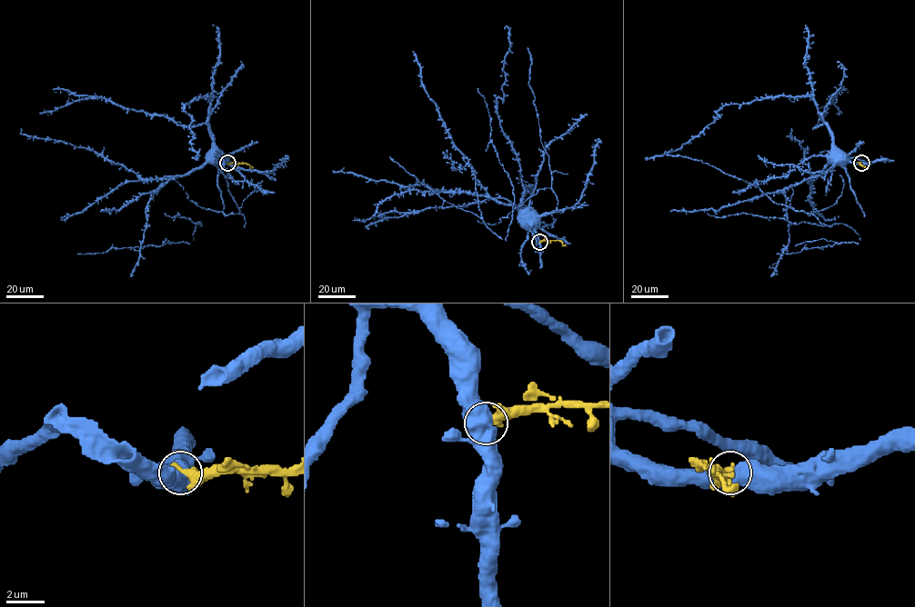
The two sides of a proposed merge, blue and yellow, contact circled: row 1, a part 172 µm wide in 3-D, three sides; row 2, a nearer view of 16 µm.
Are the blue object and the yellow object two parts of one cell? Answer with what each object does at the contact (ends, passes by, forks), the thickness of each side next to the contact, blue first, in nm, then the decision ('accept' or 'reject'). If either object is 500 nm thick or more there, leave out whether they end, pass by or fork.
650/550 nm | reject

